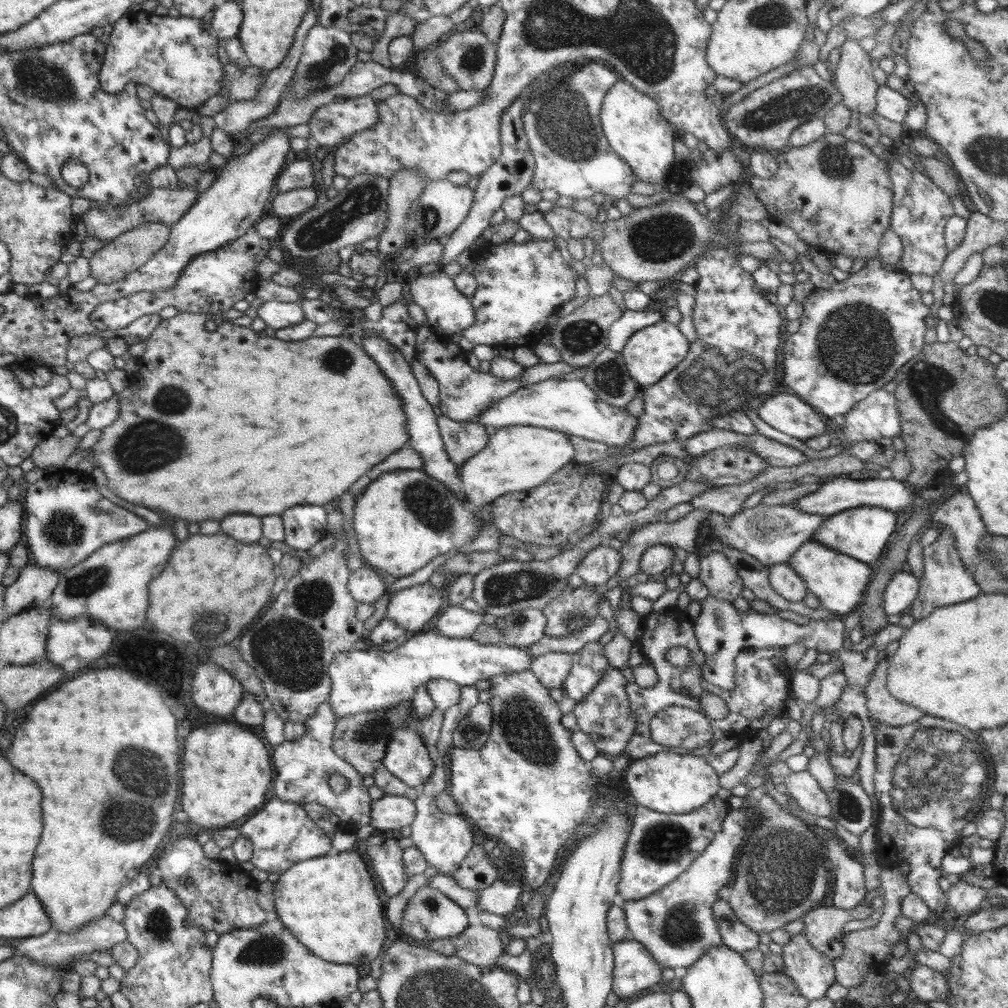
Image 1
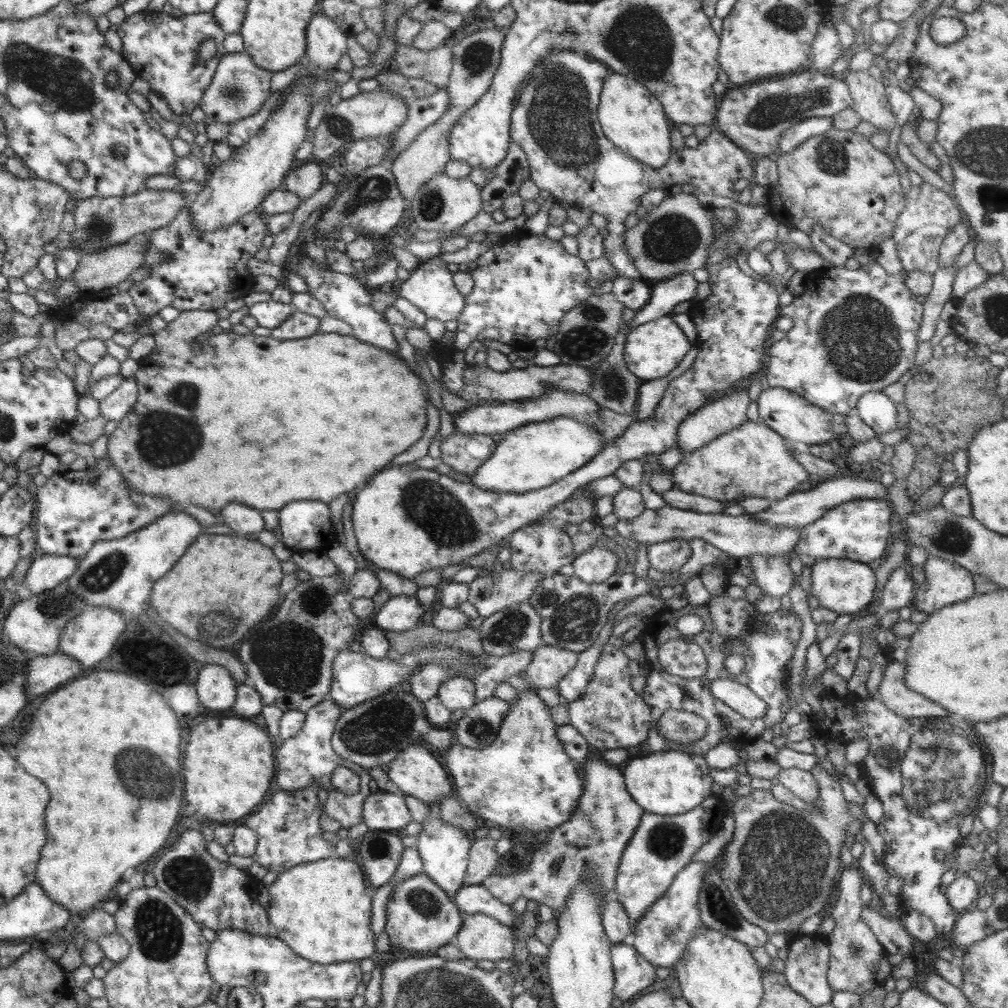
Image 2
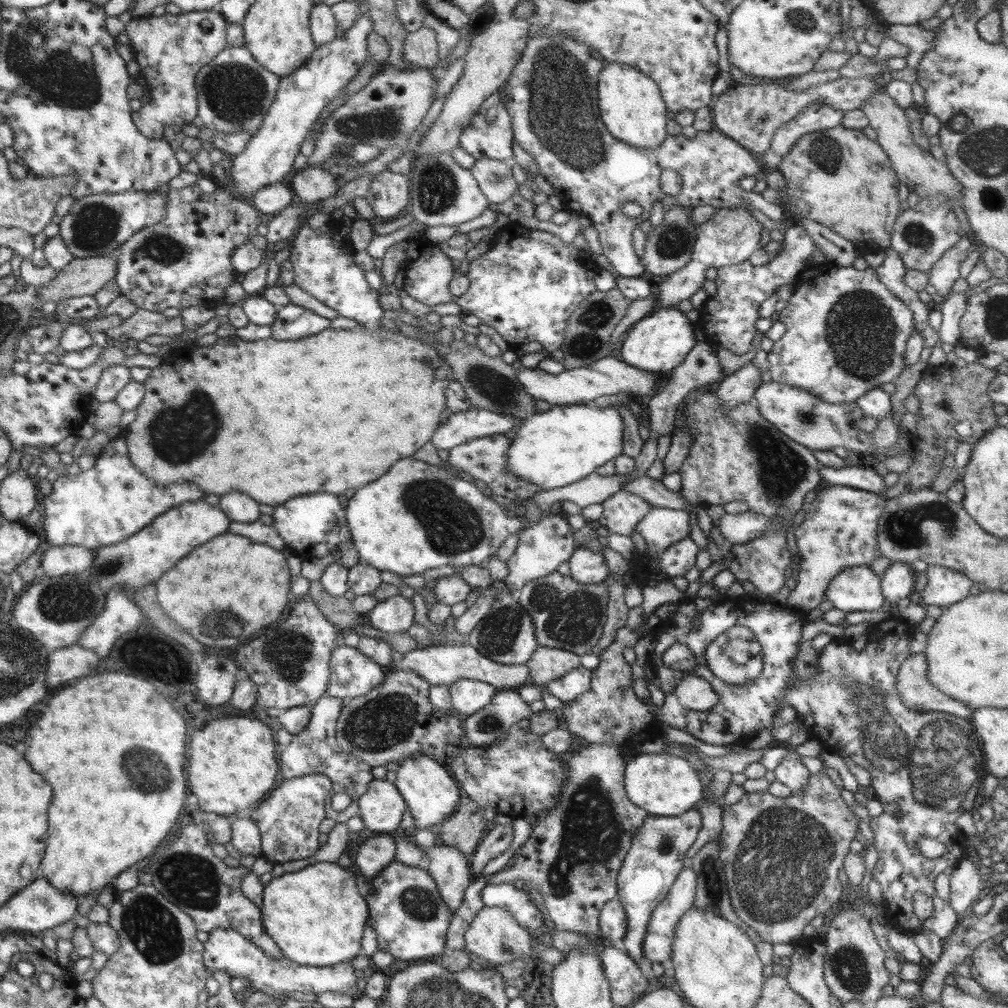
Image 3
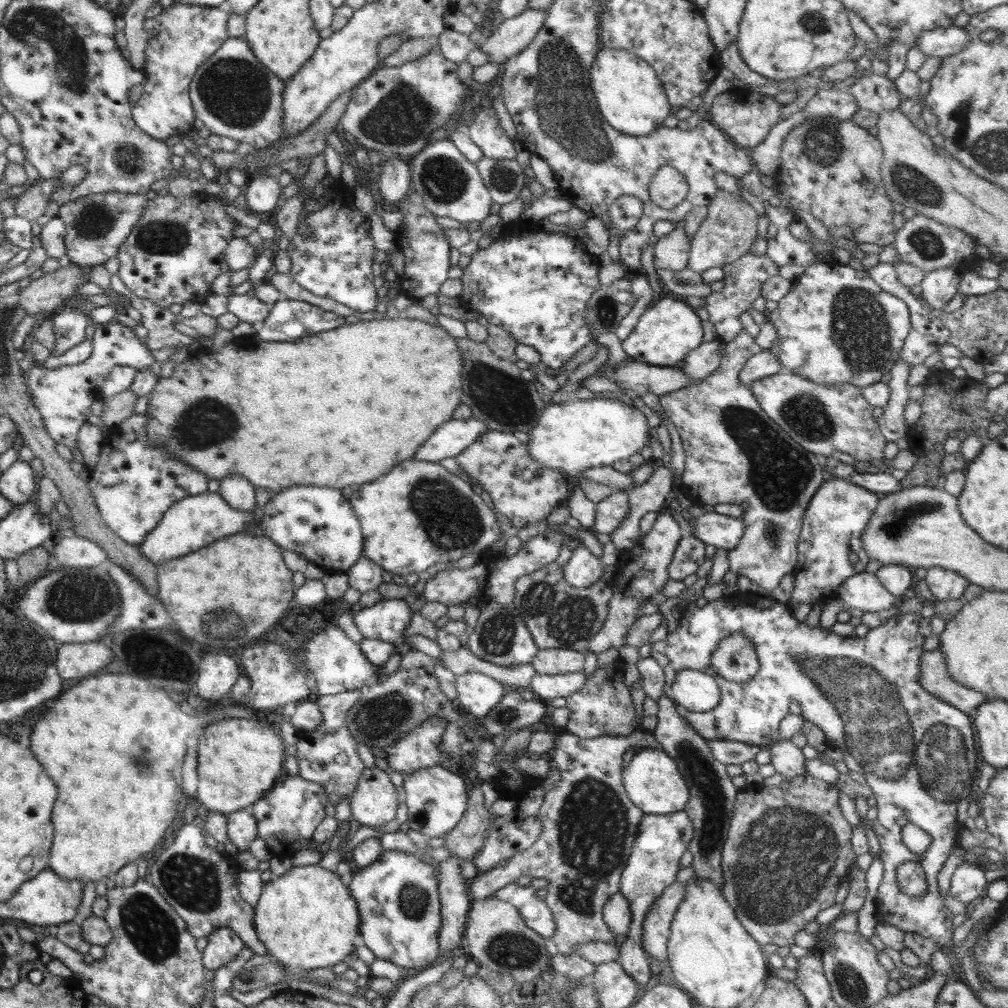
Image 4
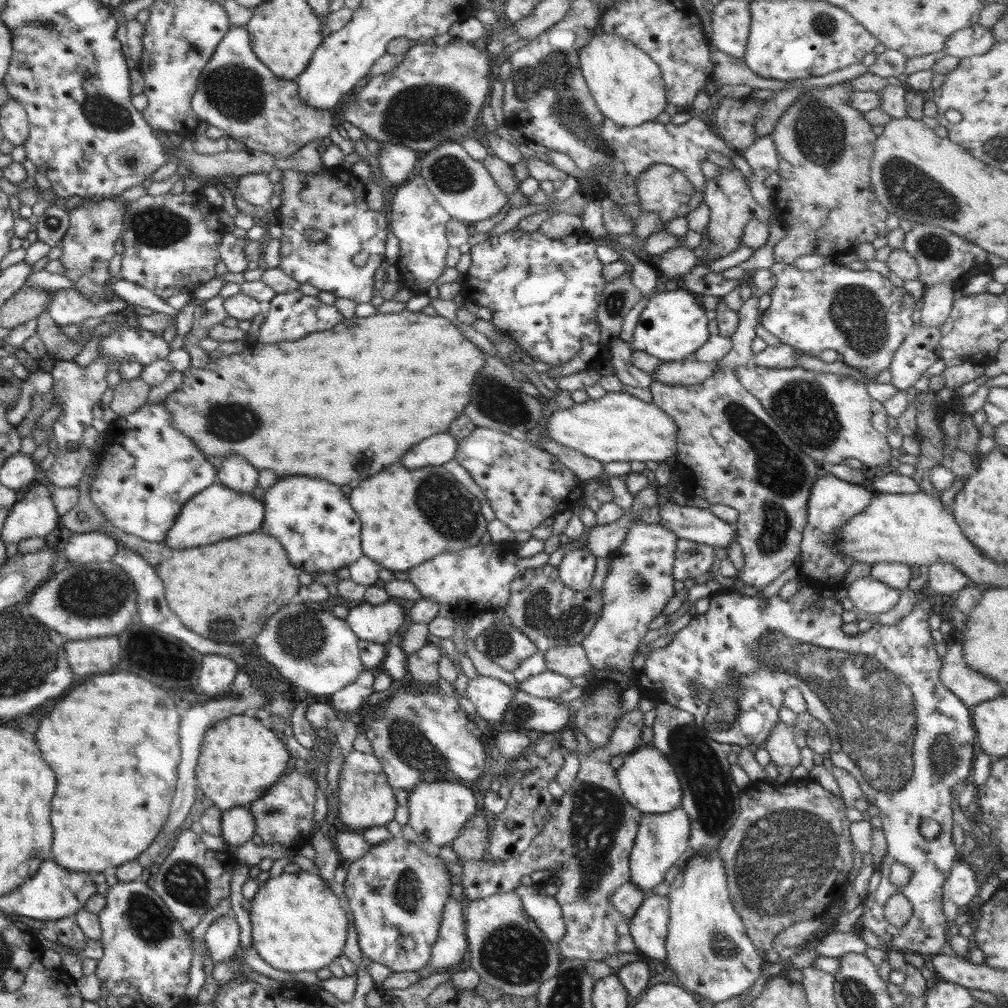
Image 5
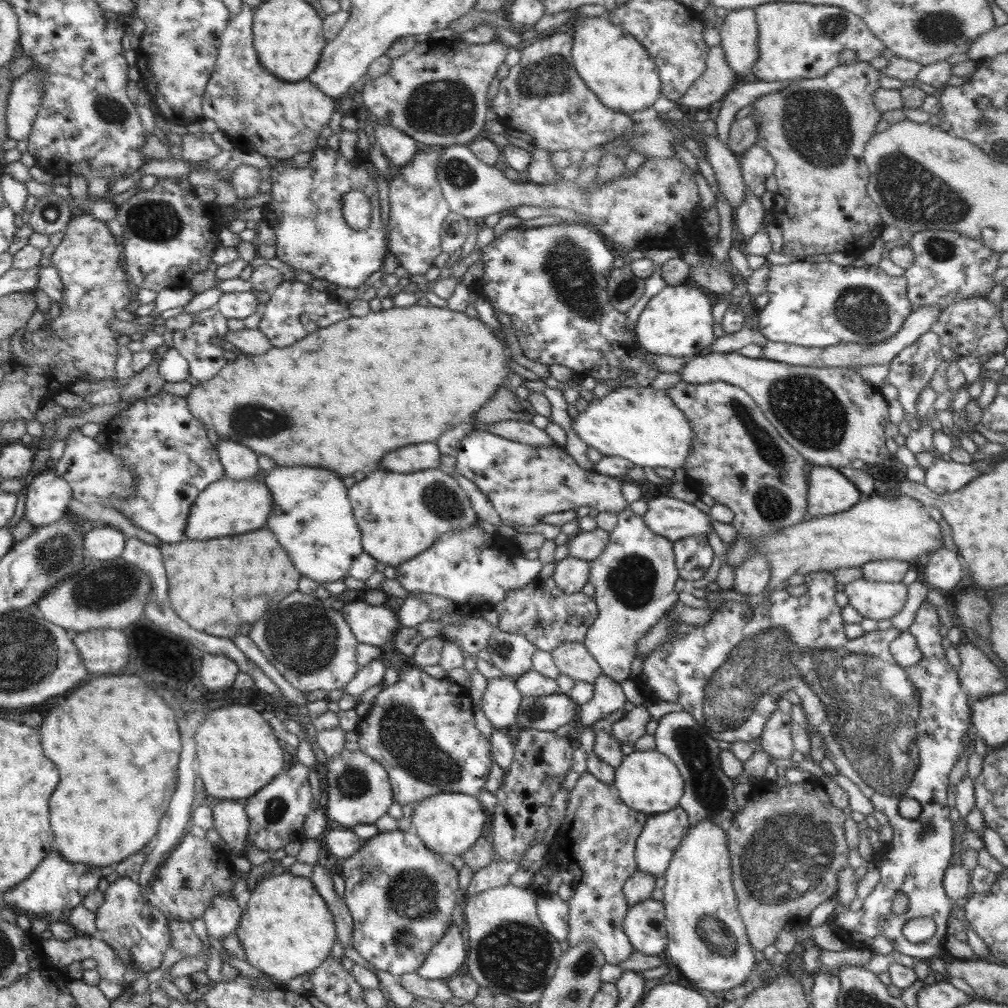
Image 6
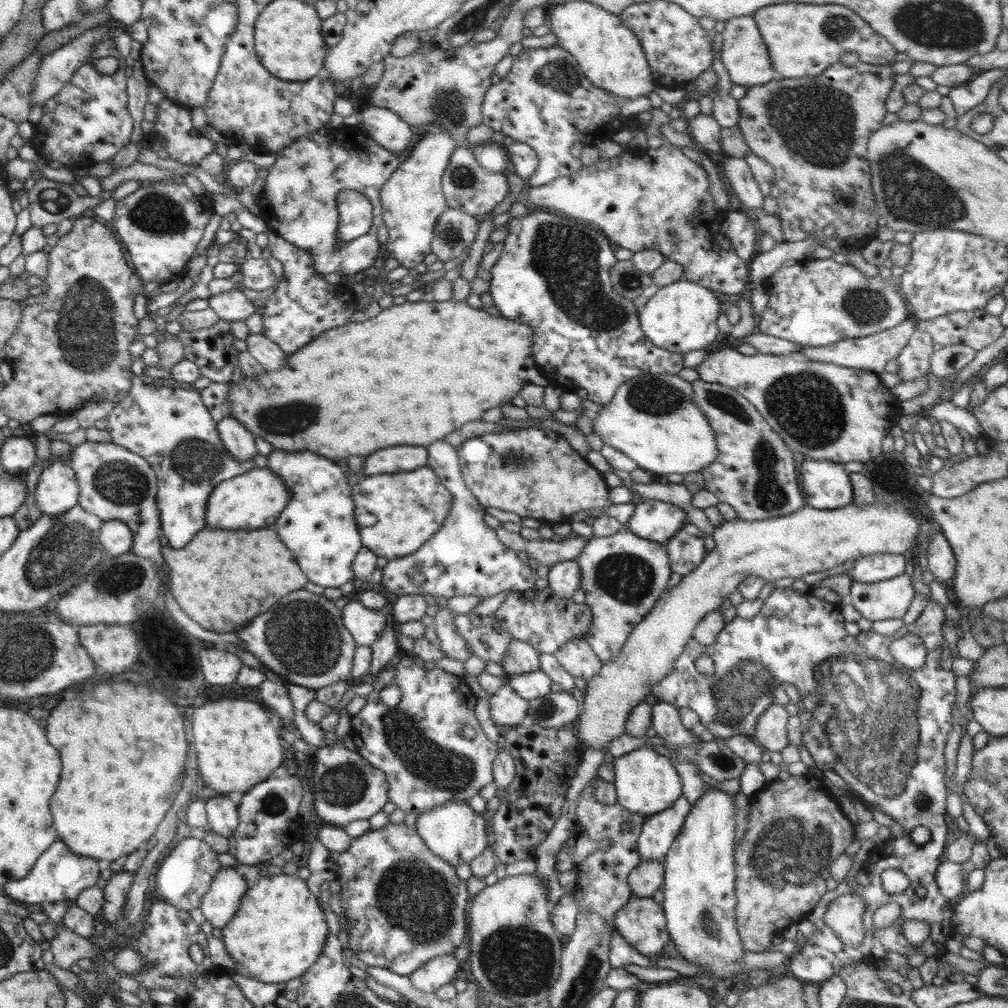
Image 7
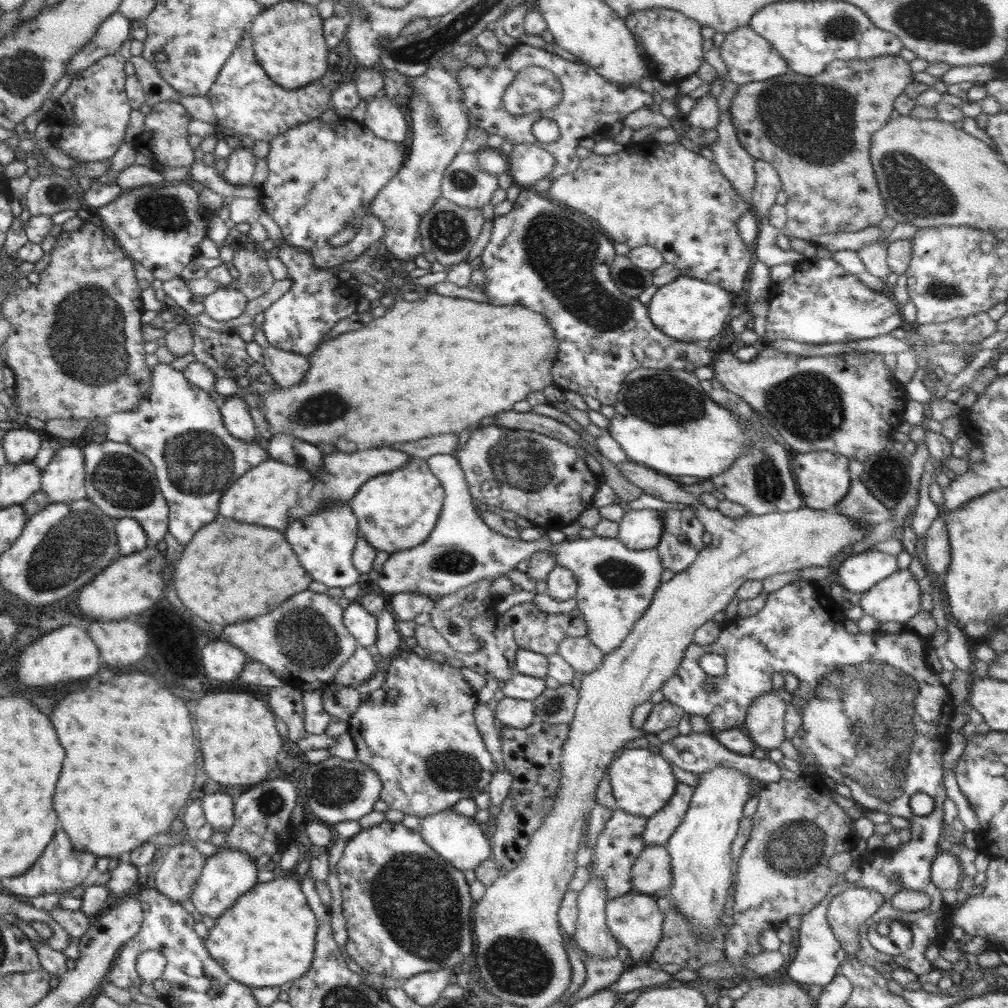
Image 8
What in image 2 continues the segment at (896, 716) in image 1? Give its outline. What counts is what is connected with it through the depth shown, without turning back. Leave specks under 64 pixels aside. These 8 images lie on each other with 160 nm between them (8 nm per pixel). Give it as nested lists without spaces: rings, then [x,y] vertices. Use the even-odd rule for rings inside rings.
[[[891,659],[883,675],[878,686],[880,701],[896,714],[914,718],[953,716],[942,706],[936,706],[936,702],[908,690],[908,686],[904,684],[904,663]]]

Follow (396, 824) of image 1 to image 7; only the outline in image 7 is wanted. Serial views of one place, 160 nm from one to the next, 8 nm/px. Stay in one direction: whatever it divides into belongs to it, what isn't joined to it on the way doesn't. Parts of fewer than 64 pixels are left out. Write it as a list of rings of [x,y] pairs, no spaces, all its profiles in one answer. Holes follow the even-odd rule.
[[[338,738],[330,746],[321,747],[316,754],[312,772],[313,808],[329,825],[343,827],[353,820],[368,820],[389,801],[388,783],[382,770],[370,765],[356,751],[342,747]]]

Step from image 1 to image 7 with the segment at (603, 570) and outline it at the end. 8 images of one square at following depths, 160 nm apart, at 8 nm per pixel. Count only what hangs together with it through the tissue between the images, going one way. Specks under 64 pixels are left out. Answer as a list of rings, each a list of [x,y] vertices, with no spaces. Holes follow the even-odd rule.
[[[576,560],[560,561],[553,564],[548,572],[549,589],[558,598],[572,598],[580,588],[580,569]]]

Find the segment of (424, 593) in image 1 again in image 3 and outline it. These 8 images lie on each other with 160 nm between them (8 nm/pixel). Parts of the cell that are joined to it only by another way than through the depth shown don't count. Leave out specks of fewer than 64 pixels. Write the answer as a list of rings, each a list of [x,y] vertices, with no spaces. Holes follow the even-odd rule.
[[[402,595],[379,600],[372,612],[368,613],[367,622],[384,633],[407,632],[414,623],[415,609],[412,601]]]

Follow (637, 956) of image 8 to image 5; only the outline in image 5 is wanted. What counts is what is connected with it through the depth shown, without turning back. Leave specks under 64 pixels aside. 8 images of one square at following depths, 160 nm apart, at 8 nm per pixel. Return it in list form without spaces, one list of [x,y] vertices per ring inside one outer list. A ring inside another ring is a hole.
[[[648,895],[629,920],[631,937],[638,950],[659,962],[667,957],[669,904],[668,896]]]

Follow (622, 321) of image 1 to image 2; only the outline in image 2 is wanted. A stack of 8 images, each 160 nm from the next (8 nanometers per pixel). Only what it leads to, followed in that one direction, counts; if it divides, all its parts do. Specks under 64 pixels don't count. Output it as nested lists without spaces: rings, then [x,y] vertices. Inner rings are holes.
[[[681,273],[670,279],[659,281],[651,289],[648,302],[636,311],[633,321],[622,324],[621,328],[630,327],[633,329],[639,324],[670,315],[676,304],[694,300],[698,284],[691,273]]]

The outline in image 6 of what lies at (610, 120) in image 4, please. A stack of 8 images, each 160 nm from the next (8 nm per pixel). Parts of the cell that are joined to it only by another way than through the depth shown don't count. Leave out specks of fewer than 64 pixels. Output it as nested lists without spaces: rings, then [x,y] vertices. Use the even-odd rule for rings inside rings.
[[[577,16],[565,29],[571,34],[574,68],[586,86],[610,110],[632,114],[652,107],[661,94],[657,64],[628,31],[612,24],[606,16]]]

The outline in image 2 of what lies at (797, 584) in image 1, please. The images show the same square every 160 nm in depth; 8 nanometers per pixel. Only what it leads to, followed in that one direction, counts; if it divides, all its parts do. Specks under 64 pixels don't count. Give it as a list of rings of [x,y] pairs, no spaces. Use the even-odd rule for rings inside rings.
[[[752,555],[748,557],[751,566],[751,580],[761,588],[764,595],[782,596],[788,594],[792,584],[797,582],[788,566],[789,561],[776,555]]]

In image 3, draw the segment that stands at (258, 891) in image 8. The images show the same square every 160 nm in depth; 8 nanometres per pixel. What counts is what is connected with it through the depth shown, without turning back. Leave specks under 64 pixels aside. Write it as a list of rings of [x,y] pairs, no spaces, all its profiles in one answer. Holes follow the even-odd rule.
[[[317,862],[273,877],[263,888],[262,924],[283,956],[304,966],[332,966],[362,954],[361,940],[369,920],[368,903],[360,896],[354,873],[332,862]]]

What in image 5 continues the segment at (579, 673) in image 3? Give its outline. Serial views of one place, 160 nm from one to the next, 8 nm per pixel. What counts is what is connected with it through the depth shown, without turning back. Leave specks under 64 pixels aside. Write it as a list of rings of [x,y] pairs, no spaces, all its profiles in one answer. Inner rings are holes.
[[[546,669],[544,673],[530,676],[526,682],[520,682],[517,689],[537,698],[557,700],[564,692],[572,690],[572,679],[555,674]]]

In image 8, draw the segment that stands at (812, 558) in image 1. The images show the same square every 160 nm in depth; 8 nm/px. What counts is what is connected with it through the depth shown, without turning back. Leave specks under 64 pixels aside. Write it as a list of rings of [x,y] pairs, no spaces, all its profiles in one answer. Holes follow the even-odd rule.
[[[898,569],[861,593],[864,615],[874,616],[880,623],[906,624],[920,611],[921,590],[910,569]]]

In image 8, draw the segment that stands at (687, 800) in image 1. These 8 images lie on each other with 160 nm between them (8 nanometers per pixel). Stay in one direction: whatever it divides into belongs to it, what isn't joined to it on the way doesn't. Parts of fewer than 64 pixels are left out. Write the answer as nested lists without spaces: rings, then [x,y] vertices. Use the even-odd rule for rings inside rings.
[[[644,748],[622,750],[612,760],[606,776],[609,777],[616,808],[634,816],[644,816],[646,819],[668,804],[668,799],[675,793],[678,782],[672,773],[671,764],[661,755]]]

